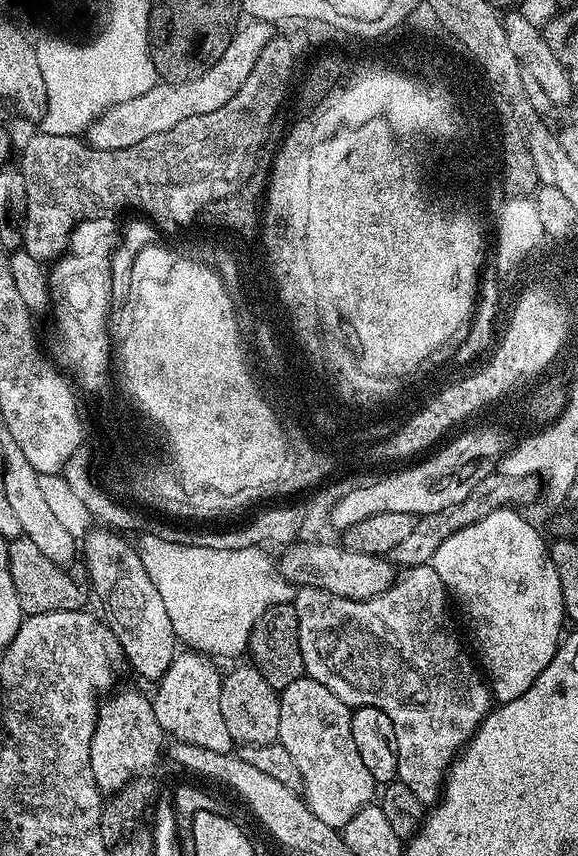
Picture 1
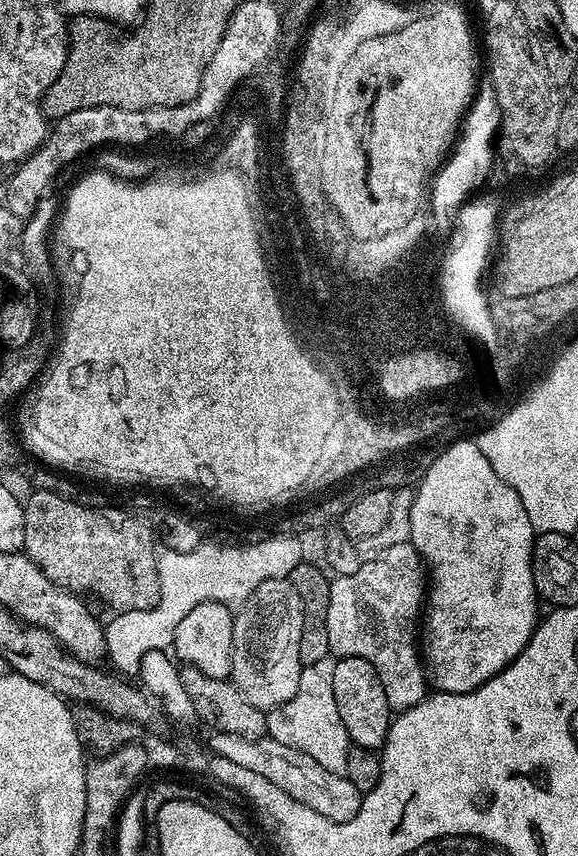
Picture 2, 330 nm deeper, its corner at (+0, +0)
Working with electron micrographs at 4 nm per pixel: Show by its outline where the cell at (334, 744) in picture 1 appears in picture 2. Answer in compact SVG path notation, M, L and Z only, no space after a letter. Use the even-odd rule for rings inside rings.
M316 666L305 667L298 678L298 690L294 698L279 708L267 709L267 735L282 742L282 746L294 746L302 754L310 754L318 766L326 766L326 770L344 774L350 741L346 726L342 726L342 718L338 714L338 702L334 702L331 679L320 671Z

